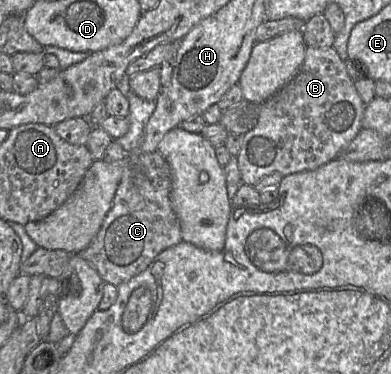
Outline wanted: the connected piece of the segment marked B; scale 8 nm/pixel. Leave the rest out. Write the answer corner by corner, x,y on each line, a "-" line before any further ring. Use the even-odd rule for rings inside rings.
307,46
303,64
295,77
275,95
261,103
256,126
243,135
241,148
236,156
241,173
241,183
254,186
274,172
283,176
315,170
335,159
362,129
366,104
361,99
354,81
349,76
345,61
333,47

